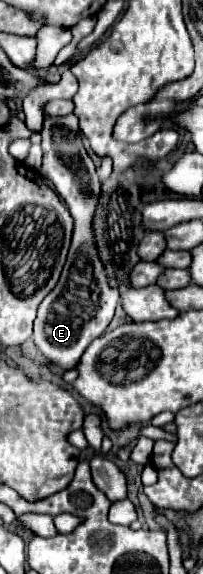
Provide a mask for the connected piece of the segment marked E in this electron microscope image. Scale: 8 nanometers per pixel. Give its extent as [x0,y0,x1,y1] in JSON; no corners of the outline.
[32,115,118,371]

